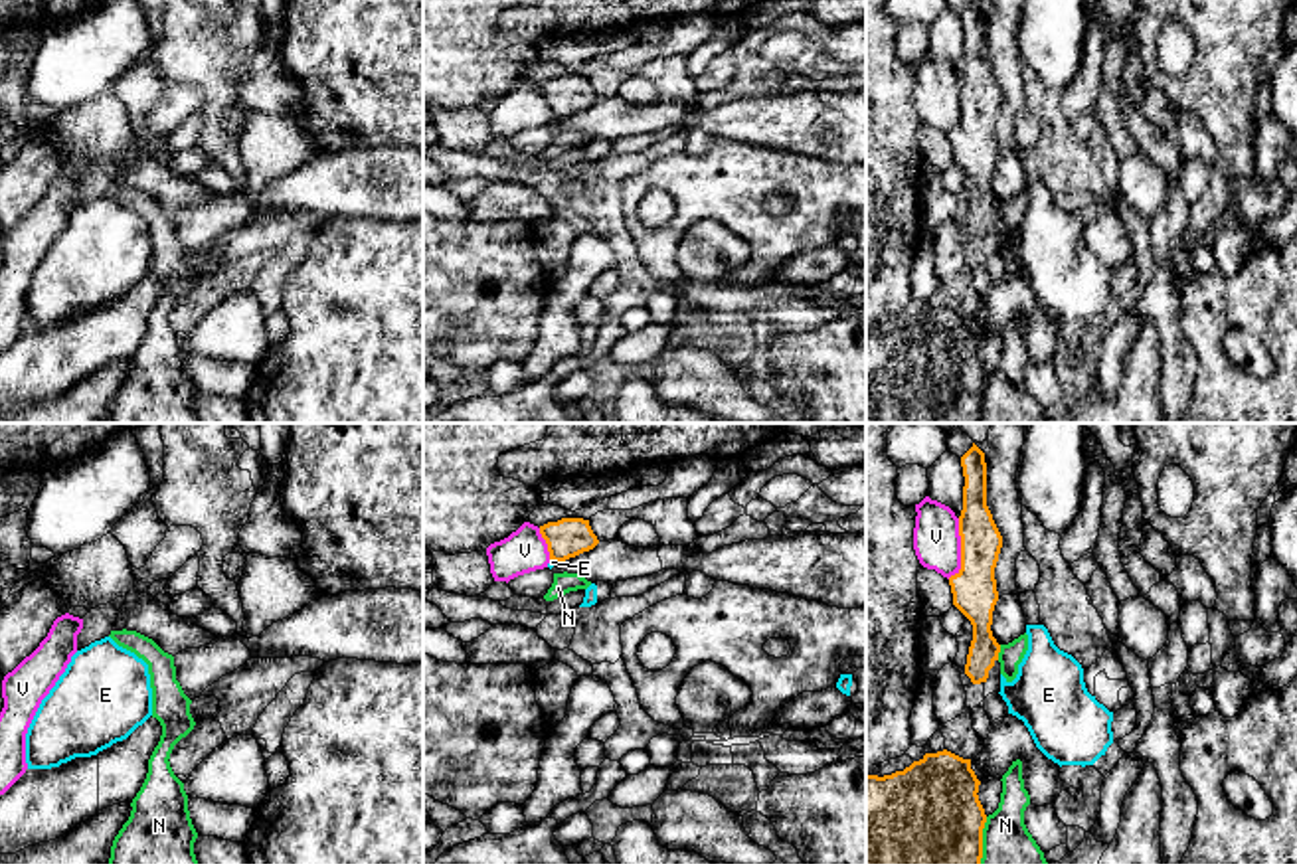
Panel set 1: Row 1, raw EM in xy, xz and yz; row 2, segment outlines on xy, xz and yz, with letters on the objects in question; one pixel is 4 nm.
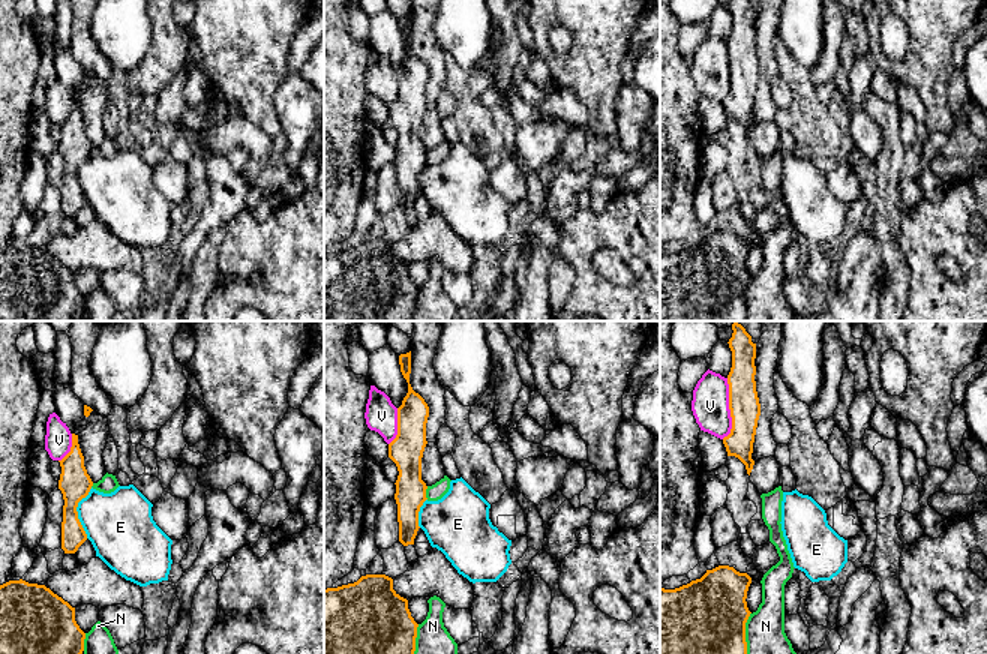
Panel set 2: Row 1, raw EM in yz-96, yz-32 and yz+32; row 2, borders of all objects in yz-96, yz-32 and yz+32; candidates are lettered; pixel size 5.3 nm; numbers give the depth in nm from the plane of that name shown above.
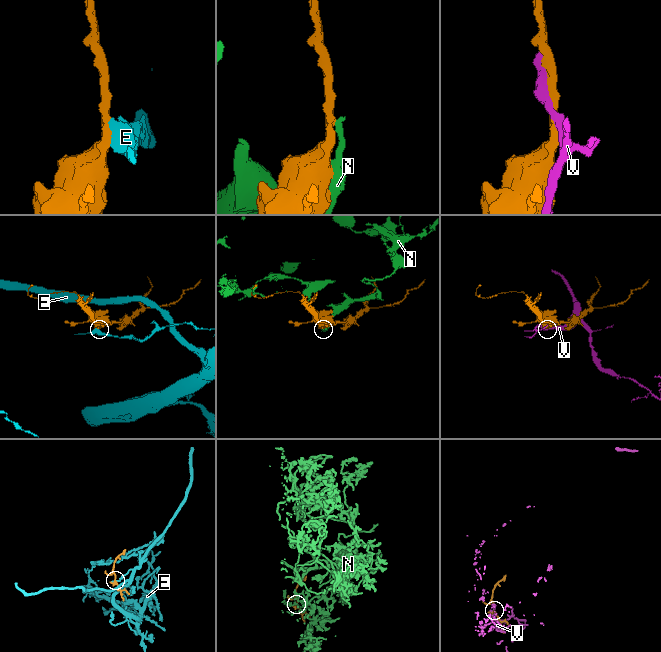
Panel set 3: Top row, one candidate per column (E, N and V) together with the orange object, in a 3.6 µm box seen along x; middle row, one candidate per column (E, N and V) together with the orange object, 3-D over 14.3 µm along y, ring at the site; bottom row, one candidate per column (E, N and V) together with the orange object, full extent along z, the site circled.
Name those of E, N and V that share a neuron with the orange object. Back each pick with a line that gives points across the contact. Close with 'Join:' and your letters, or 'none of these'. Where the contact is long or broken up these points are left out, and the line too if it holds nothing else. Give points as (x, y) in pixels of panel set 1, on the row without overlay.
Join: none of these

